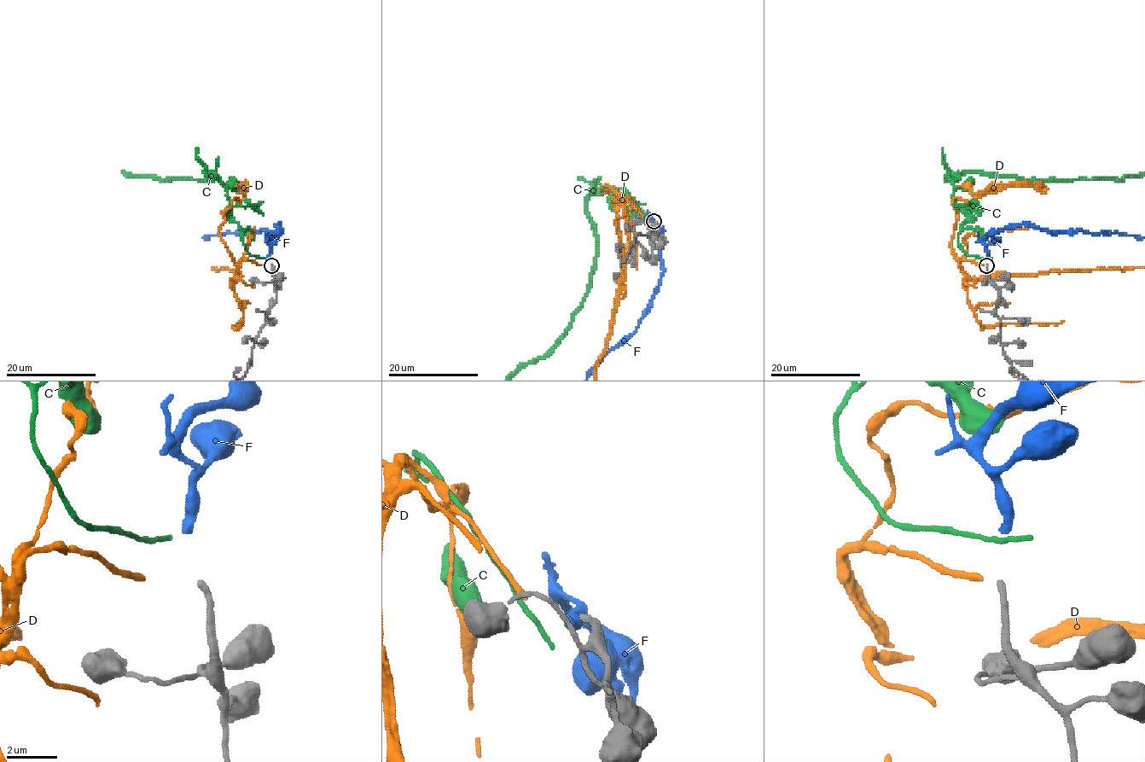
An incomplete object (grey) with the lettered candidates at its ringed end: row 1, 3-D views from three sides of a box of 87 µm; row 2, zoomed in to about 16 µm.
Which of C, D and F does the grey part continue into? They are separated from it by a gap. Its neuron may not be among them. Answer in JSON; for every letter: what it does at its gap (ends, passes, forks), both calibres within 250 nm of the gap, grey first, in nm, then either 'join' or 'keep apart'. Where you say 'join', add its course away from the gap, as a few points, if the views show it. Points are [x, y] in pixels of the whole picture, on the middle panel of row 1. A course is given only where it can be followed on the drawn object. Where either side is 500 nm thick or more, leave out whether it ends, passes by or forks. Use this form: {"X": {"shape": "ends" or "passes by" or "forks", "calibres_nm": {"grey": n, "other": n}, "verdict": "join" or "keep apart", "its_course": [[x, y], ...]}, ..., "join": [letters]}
{"C": {"shape": "ends", "calibres_nm": {"grey": 260, "other": 200}, "verdict": "keep apart"}, "D": {"shape": "ends", "calibres_nm": {"grey": 260, "other": 240}, "verdict": "keep apart"}, "F": {"shape": "ends", "calibres_nm": {"grey": 260, "other": 400}, "verdict": "join"}, "join": ["F"]}

